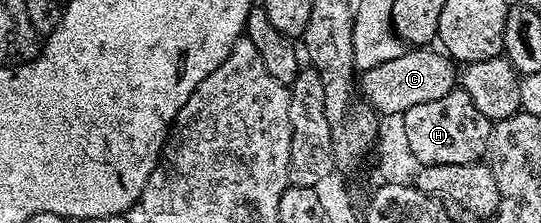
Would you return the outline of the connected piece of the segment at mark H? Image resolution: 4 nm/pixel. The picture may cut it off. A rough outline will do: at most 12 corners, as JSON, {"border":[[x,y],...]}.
{"border":[[455,89],[402,115],[422,165],[487,154],[492,120]]}

